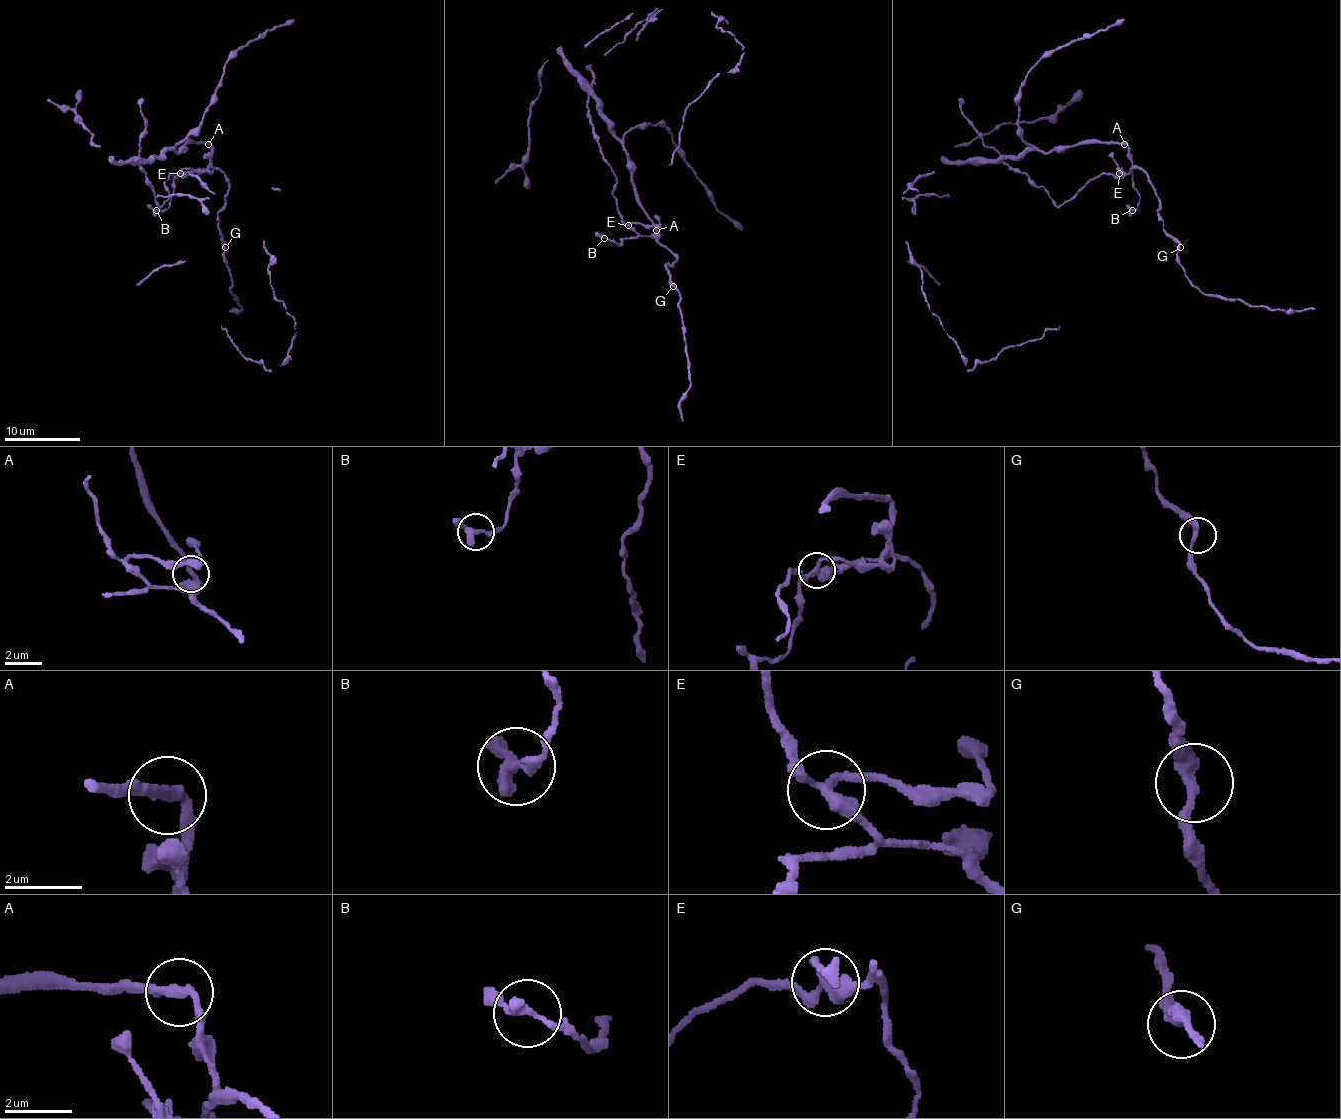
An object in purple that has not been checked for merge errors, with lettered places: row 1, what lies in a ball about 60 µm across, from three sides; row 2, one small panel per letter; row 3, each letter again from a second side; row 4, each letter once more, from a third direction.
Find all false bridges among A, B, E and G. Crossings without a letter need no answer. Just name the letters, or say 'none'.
A, E

